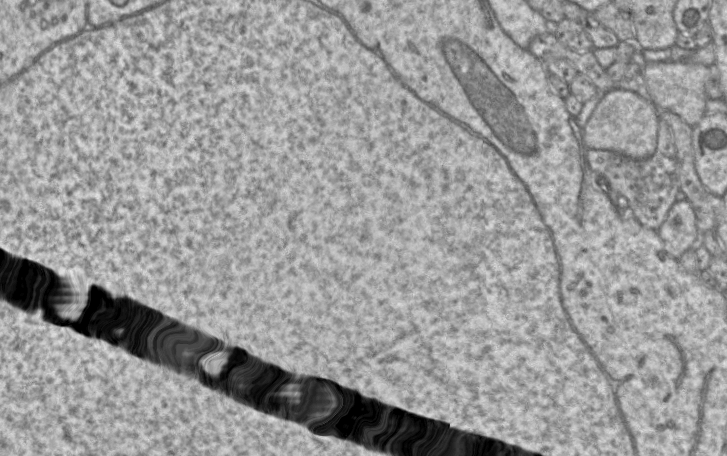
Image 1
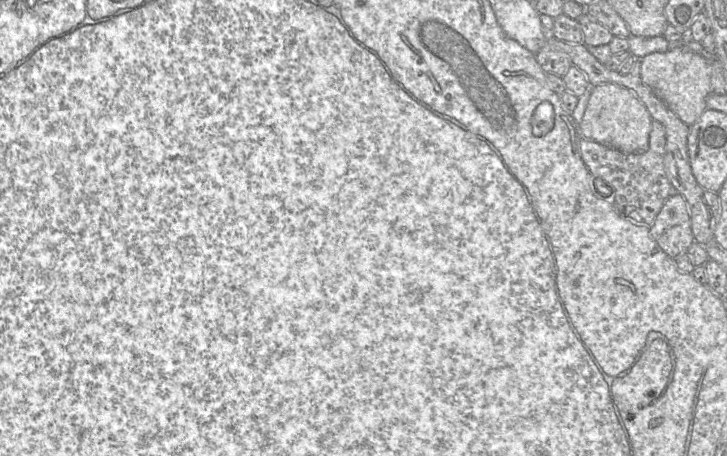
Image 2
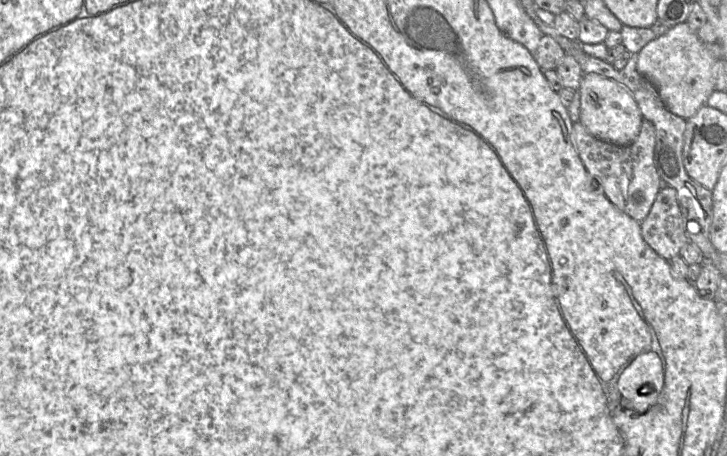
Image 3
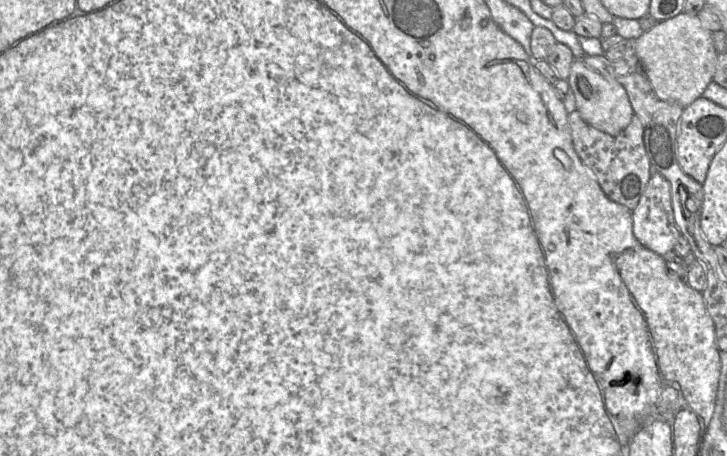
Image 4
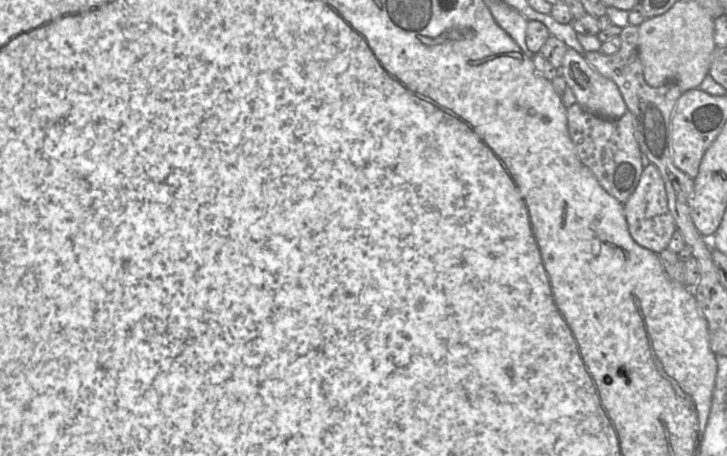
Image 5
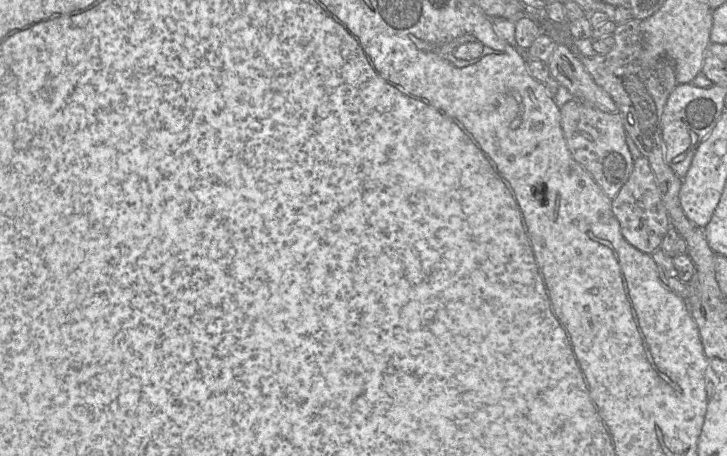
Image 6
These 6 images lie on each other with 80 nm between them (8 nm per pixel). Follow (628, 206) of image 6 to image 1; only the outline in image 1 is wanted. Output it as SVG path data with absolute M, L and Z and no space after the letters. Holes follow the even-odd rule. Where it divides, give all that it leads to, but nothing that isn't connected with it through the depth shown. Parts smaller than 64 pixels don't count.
M679 200L673 204L657 229L657 234L667 254L675 259L699 243L700 233L696 226L695 212L688 200Z

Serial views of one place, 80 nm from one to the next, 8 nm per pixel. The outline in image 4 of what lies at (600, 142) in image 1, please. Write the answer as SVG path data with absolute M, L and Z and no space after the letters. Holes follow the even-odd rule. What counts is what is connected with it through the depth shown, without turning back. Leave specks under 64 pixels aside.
M575 58L567 81L574 93L576 108L586 123L610 135L618 135L629 125L634 111L625 88L616 80L603 76Z

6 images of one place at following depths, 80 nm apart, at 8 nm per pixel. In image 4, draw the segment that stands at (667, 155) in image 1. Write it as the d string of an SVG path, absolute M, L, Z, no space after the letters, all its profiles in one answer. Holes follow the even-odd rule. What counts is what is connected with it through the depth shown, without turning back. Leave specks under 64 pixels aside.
M578 110L568 114L570 134L574 149L598 182L602 191L612 201L634 210L651 176L651 166L643 142L643 127L637 115L618 135L602 132L586 123Z

